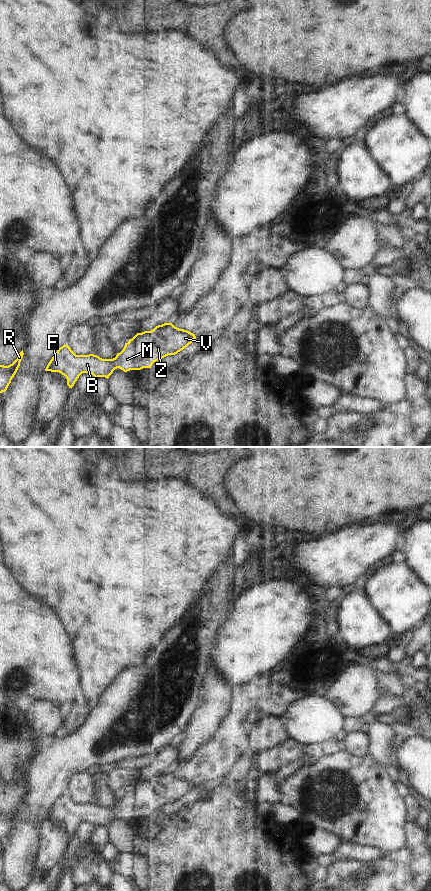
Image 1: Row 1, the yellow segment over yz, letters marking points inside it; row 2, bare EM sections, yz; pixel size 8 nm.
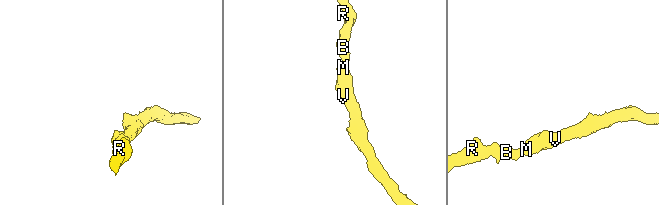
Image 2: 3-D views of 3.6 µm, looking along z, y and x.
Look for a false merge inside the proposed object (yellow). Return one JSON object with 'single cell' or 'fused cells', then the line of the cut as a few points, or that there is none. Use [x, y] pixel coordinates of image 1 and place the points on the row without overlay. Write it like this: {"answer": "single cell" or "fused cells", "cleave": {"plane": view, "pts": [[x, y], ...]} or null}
{"answer": "single cell", "cleave": null}

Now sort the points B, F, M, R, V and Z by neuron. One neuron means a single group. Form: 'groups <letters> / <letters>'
groups B F M R V Z

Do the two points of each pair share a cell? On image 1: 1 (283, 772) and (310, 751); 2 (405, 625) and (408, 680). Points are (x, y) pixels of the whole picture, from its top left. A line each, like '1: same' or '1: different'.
1: same
2: different

